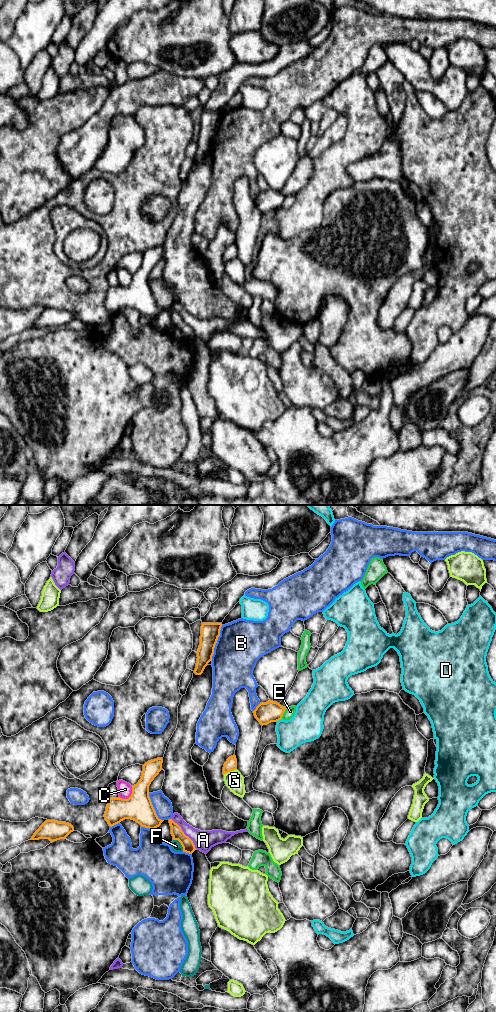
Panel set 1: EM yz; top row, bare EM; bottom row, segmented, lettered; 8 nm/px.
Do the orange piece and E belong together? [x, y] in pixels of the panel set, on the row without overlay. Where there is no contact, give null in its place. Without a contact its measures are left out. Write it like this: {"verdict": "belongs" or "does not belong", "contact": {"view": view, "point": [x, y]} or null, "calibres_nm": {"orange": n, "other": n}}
{"verdict": "does not belong", "contact": {"view": "yz", "point": [283, 201]}, "calibres_nm": {"orange": 170, "other": 80}}

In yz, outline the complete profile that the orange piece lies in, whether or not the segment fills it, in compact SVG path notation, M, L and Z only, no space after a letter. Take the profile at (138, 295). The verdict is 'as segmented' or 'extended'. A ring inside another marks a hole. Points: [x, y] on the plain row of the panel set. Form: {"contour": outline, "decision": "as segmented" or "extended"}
{"contour": "M162 246L148 249L143 253L139 270L132 274L132 282L128 287L110 286L104 302L105 308L112 315L125 307L131 307L141 315L155 317L164 308L158 306L149 285L149 274L162 258Z", "decision": "as segmented"}

